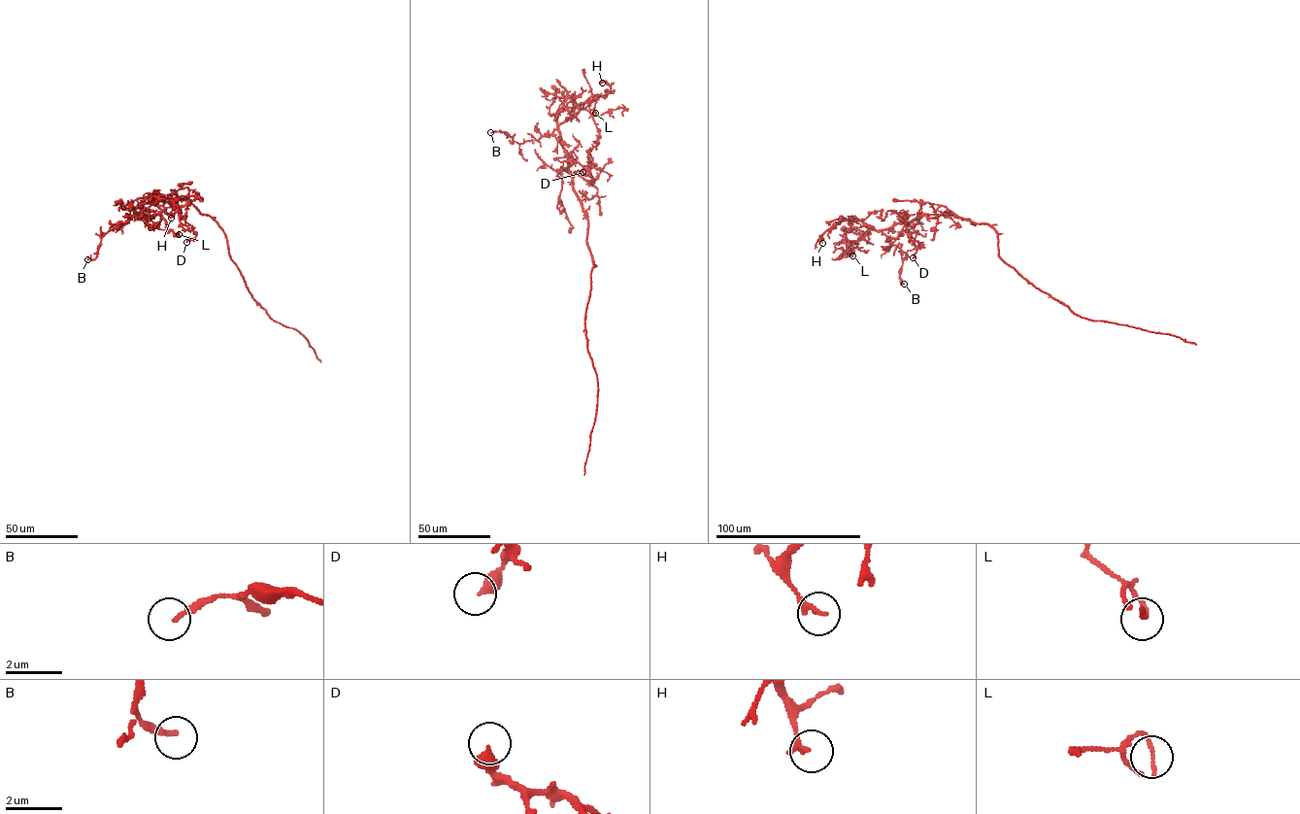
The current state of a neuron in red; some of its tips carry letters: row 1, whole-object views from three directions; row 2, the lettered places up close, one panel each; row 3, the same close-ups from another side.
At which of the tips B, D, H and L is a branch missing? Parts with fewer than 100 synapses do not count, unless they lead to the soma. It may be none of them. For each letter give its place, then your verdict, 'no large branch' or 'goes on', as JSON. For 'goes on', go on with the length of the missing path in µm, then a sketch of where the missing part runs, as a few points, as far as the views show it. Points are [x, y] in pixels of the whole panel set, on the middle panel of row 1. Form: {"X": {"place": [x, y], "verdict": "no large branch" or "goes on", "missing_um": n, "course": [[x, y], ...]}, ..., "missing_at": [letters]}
{"B": {"place": [490, 132], "verdict": "no large branch"}, "D": {"place": [583, 172], "verdict": "no large branch"}, "H": {"place": [602, 83], "verdict": "no large branch"}, "L": {"place": [595, 113], "verdict": "no large branch"}, "missing_at": []}

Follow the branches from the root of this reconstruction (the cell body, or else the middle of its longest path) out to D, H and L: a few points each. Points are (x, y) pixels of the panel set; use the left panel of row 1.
D: (226, 235), (188, 201), (156, 199), (156, 205), (177, 208), (191, 226), (196, 236), (186, 242)
H: (226, 235), (183, 198), (161, 198), (136, 208), (150, 195), (172, 200), (178, 208), (171, 218)
L: (226, 235), (217, 223), (183, 198), (171, 202), (161, 198), (130, 206), (143, 220), (179, 234)

